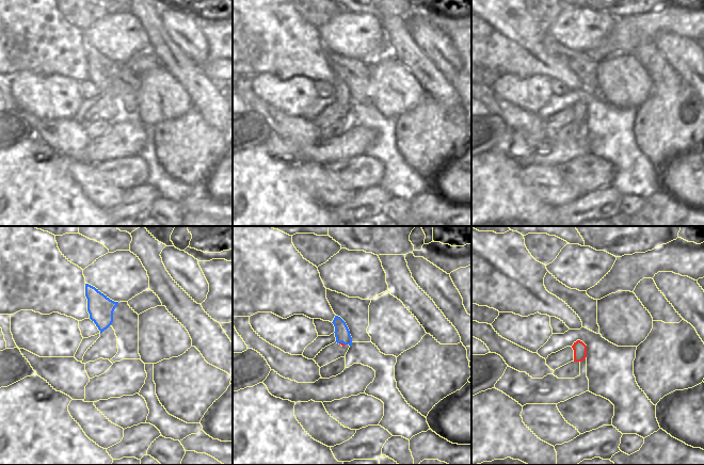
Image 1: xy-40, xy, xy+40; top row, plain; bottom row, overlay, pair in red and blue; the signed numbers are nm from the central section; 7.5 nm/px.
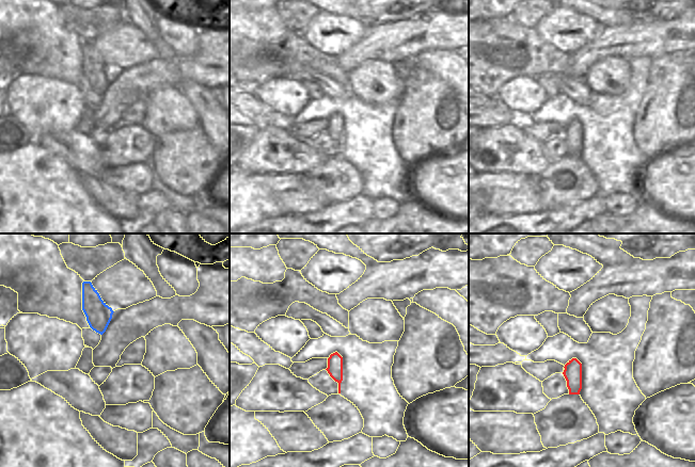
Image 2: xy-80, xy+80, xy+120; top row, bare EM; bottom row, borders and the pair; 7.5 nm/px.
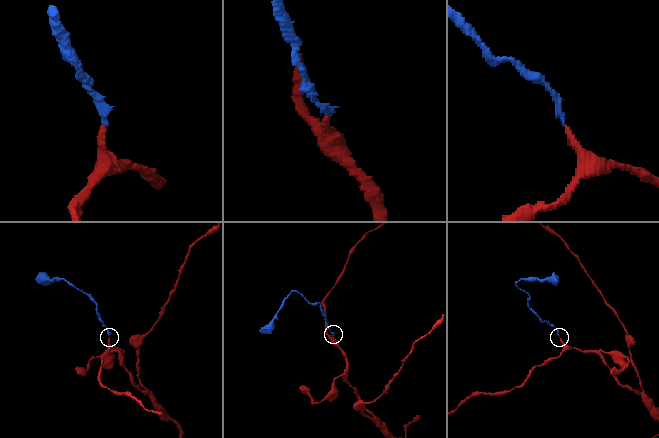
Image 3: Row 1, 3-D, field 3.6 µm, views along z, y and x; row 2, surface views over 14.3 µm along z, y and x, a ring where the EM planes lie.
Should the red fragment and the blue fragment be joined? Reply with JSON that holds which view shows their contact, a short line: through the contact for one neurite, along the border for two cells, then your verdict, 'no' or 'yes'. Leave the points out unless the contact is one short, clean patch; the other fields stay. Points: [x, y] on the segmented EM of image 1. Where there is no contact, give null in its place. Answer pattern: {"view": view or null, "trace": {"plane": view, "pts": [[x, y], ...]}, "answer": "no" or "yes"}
{"view": "xy", "trace": {"plane": "xy", "pts": [[341, 343], [341, 342], [341, 332]]}, "answer": "yes"}

